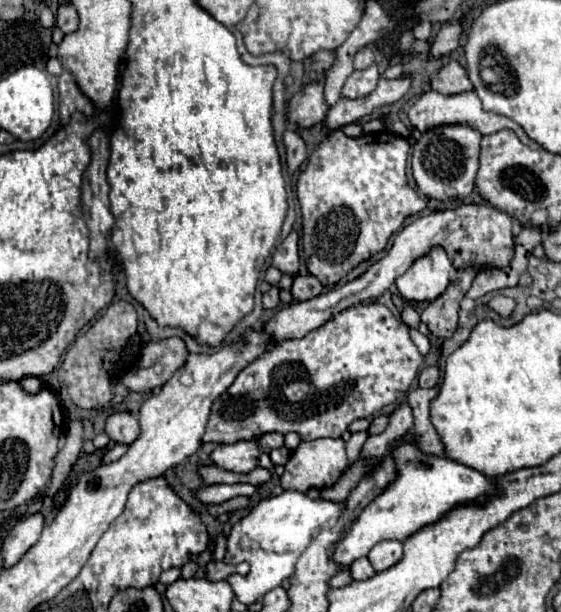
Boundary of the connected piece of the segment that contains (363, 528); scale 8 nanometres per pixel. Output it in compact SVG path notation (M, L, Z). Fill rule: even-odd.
M403 442L389 452L395 462L397 476L395 480L381 492L351 524L349 532L343 540L337 542L333 560L337 564L349 566L361 556L367 556L367 552L383 540L399 540L403 542L417 530L435 524L441 520L447 512L451 512L457 506L469 506L469 504L485 504L497 494L497 480L489 478L469 466L463 466L451 458L435 456L423 452L415 442Z

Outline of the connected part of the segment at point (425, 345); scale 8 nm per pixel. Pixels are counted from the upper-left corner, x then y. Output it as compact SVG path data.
M411 328L409 330L409 334L411 334L411 340L415 342L415 346L417 346L417 350L425 356L427 352L429 352L429 348L431 348L431 344L429 344L429 338L425 336L425 334L421 334L419 330L415 330L415 328Z

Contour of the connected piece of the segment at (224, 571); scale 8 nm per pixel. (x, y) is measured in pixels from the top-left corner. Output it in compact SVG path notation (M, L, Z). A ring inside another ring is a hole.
M209 562L207 564L207 578L209 580L225 580L231 574L247 574L249 572L249 564L241 562L241 564L225 564L225 562Z

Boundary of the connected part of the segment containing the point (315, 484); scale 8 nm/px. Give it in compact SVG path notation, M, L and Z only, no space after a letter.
M319 438L319 440L311 440L311 442L301 440L301 444L293 450L289 462L285 464L281 484L285 490L297 490L297 492L333 486L341 478L345 468L347 468L347 456L345 456L343 438Z

